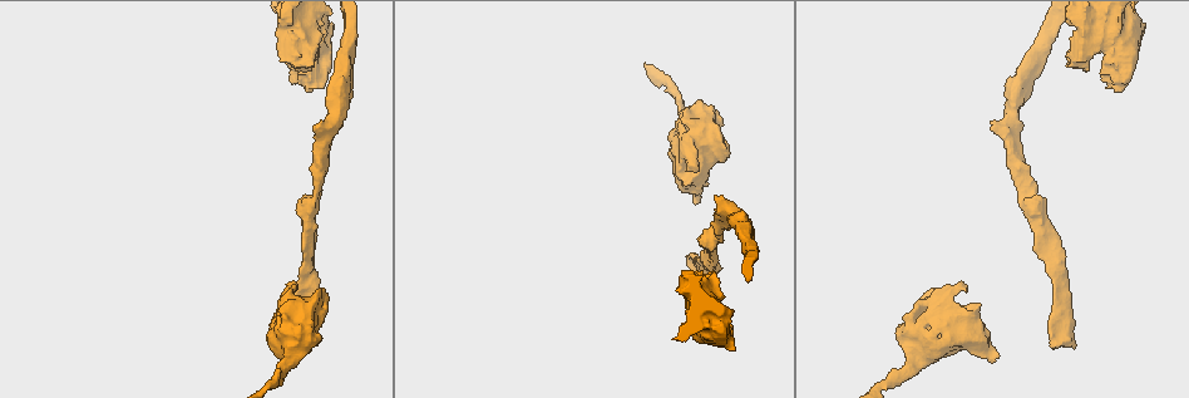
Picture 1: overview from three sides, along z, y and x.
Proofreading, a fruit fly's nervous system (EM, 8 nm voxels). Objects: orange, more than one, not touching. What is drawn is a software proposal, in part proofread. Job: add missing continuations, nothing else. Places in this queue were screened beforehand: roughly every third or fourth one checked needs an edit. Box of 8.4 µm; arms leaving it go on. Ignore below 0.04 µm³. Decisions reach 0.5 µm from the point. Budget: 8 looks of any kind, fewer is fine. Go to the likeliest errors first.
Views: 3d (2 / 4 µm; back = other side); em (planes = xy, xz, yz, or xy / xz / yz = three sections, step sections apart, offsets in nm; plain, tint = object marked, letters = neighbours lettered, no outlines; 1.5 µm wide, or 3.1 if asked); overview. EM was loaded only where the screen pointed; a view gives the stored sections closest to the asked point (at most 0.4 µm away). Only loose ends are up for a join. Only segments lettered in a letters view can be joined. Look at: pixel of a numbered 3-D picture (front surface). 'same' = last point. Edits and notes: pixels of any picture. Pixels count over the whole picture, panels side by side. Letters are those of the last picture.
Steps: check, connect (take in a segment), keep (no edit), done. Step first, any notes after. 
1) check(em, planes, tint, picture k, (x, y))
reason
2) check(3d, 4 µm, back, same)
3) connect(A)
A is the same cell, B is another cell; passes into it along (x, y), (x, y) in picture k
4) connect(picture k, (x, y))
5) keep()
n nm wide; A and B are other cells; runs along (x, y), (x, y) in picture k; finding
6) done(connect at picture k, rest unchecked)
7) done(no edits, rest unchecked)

check(em, planes, letters, picture 1, (288, 287))
free end

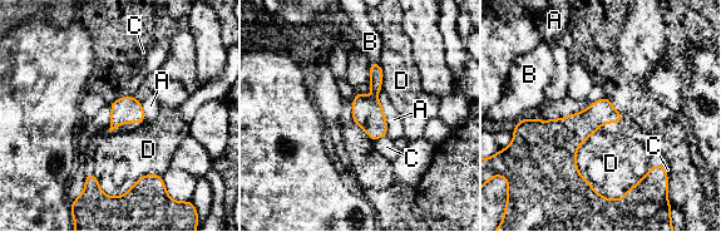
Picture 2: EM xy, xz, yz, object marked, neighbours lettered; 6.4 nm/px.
keep()
A, B, C and D are other cells; border along (93, 173), (108, 196), (161, 176) in picture 2; no lettered segment goes on from it

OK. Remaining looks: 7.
check(em, planes, letters, picture 1, (313, 64))
stops while still wide

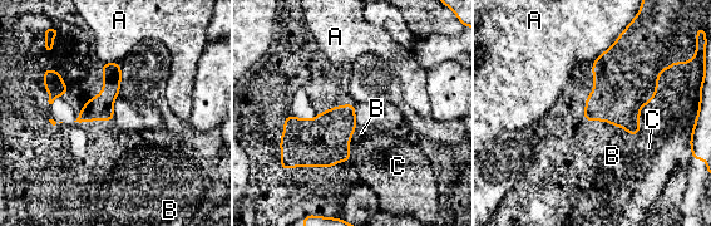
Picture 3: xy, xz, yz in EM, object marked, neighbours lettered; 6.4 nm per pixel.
keep()
A, B and C are other cells; no lettered segment goes on from it

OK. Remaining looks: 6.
check(em, xz, step 4, tint, picture 1, (313, 127))
free end

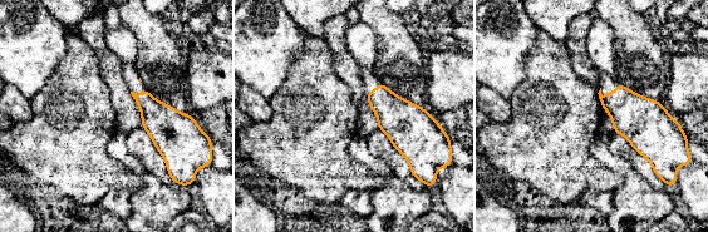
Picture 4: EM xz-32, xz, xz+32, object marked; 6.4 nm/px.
check(em, planes, letters, same)

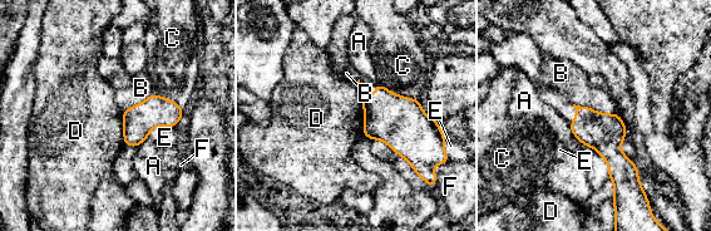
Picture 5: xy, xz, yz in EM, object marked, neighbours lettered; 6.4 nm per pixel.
keep()
A, B, C, D, E and F are other cells; border along (573, 103), (605, 113), (616, 113) in picture 5; no lettered segment goes on from it

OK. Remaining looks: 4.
done(no edits, rest unchecked)

